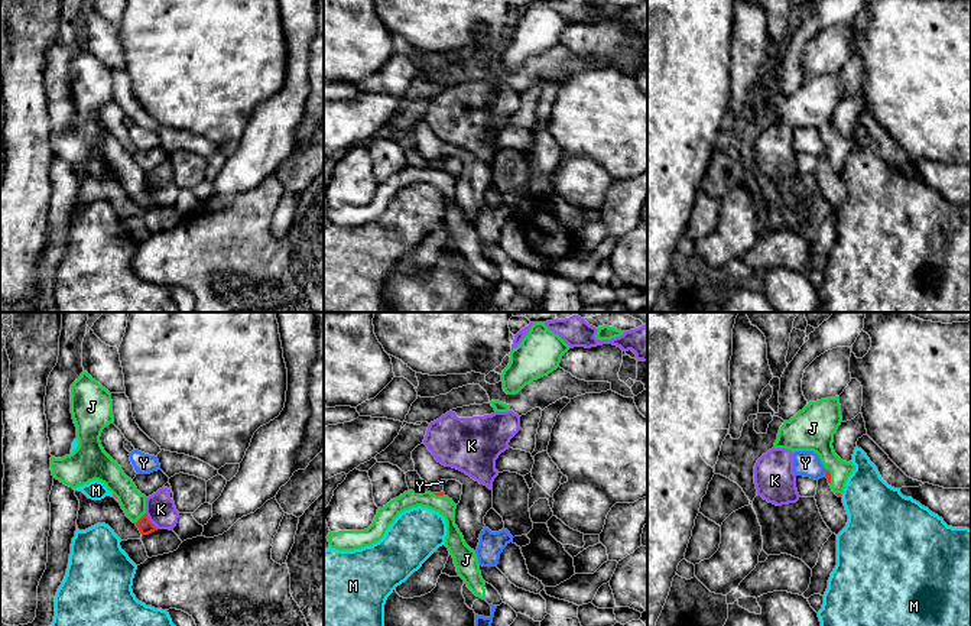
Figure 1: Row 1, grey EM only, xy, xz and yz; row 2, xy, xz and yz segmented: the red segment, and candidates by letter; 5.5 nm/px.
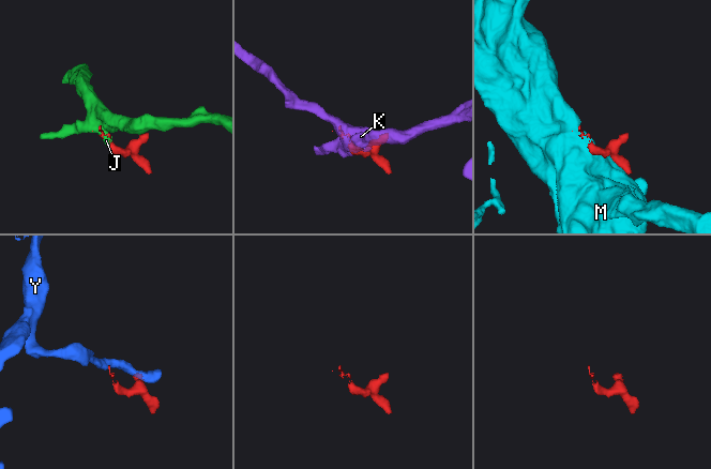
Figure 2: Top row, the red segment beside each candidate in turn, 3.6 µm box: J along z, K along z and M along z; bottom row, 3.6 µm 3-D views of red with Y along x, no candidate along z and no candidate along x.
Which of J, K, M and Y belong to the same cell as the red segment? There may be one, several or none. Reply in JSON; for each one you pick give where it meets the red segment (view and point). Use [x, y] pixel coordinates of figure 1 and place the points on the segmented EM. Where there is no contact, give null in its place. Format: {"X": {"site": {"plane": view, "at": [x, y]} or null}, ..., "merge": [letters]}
{"J": {"site": {"plane": "xy", "at": [140, 518]}}, "merge": ["J"]}

